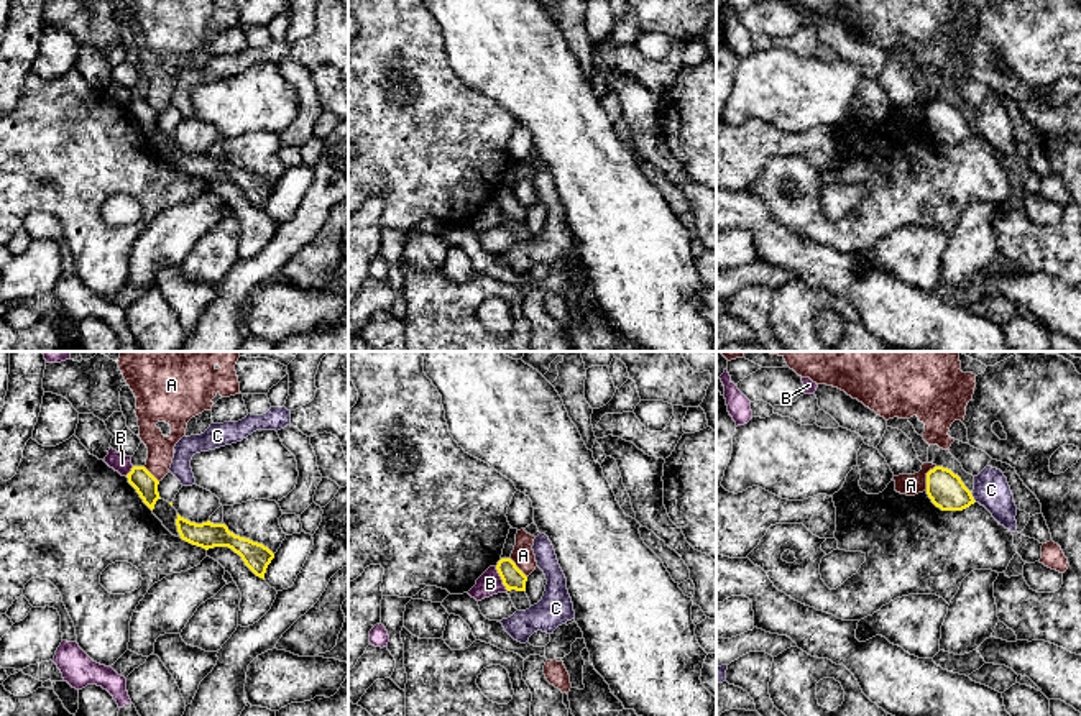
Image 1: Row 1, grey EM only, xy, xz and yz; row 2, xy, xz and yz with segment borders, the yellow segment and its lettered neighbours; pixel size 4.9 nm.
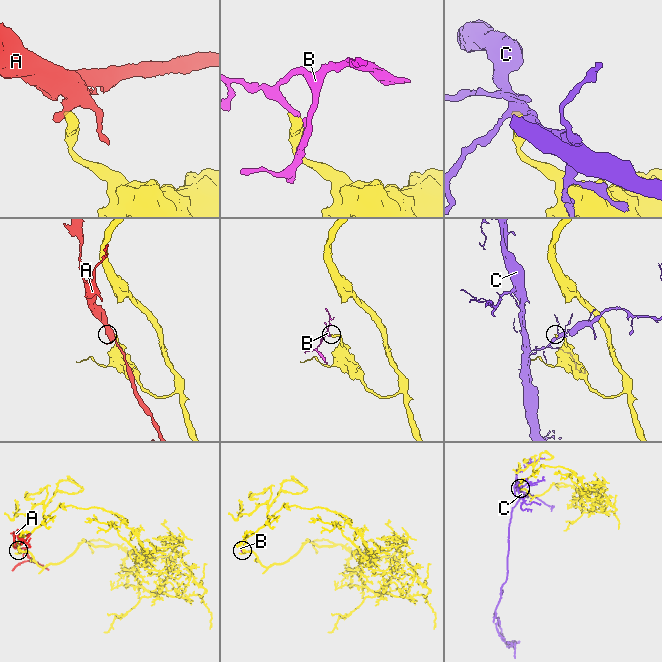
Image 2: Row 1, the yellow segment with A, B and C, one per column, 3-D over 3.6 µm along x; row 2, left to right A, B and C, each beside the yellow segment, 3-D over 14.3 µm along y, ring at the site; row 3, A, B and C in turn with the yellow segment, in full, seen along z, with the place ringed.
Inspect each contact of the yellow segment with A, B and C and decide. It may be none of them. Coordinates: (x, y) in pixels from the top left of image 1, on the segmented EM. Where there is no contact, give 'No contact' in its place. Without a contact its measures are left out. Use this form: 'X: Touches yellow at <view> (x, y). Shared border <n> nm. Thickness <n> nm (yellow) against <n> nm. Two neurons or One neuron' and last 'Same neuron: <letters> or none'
A: Touches yellow at yz (927, 478). Shared border 140 nm. Thickness 180 nm (yellow) against 110 nm. Two neurons
B: Touches yellow at xz (501, 578). Shared border 140 nm. Thickness 110 nm (yellow) against 120 nm. Two neurons
C: Touches yellow at yz (973, 498). Shared border 60 nm. Thickness 180 nm (yellow) against 180 nm. Two neurons
Same neuron: none

